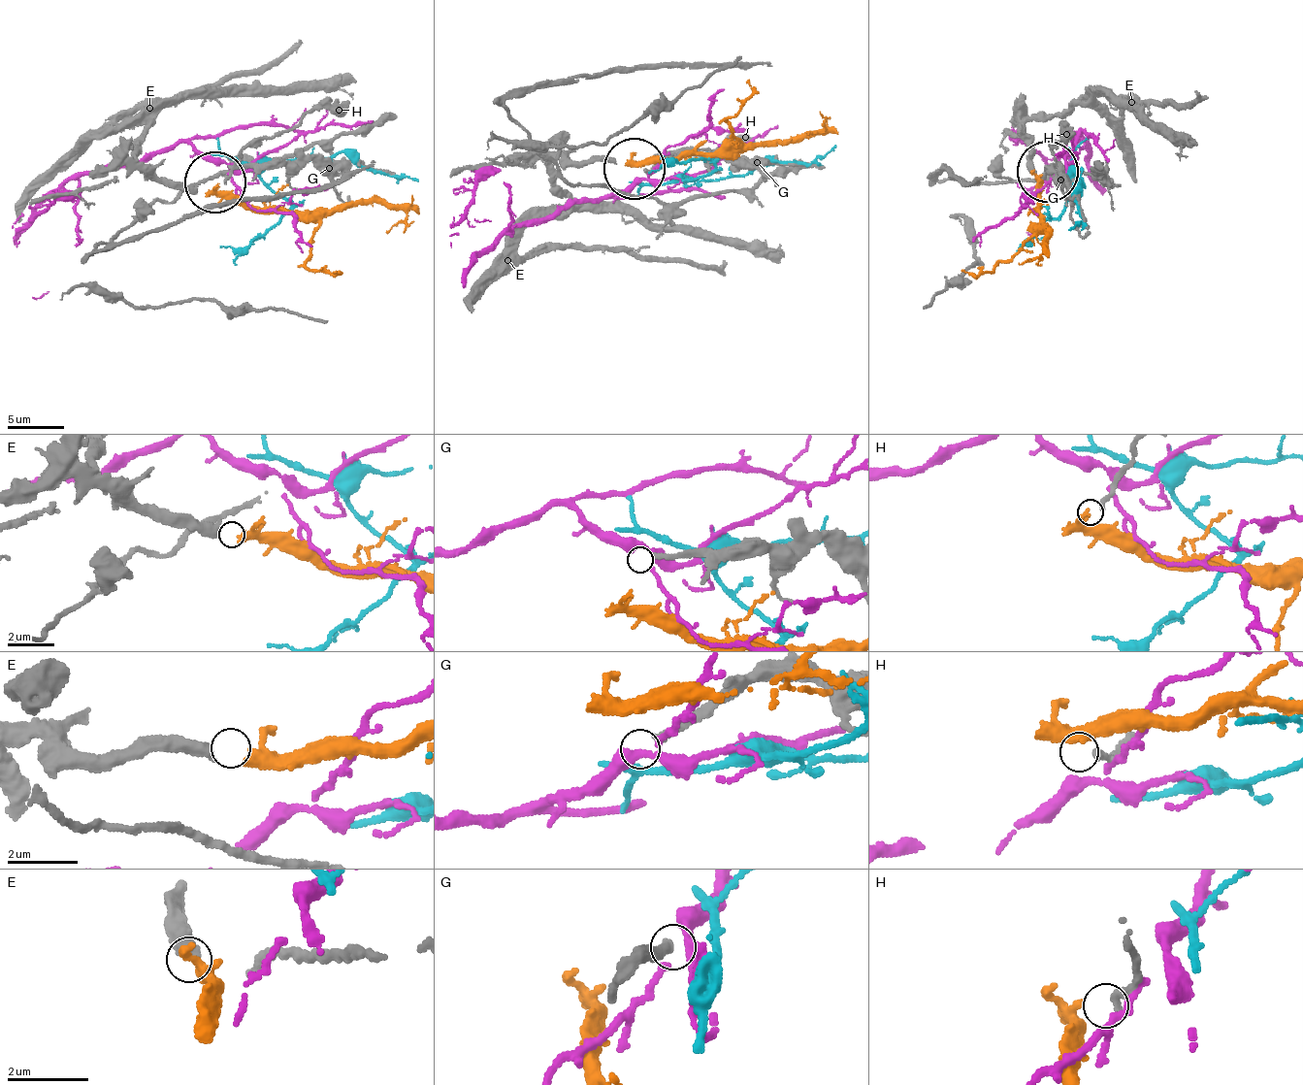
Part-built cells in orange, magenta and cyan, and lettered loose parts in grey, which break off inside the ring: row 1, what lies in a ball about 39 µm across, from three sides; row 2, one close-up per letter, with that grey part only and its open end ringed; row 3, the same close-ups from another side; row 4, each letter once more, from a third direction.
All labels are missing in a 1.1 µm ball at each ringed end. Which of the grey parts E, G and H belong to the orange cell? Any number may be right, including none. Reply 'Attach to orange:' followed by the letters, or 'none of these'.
Attach to orange: E

